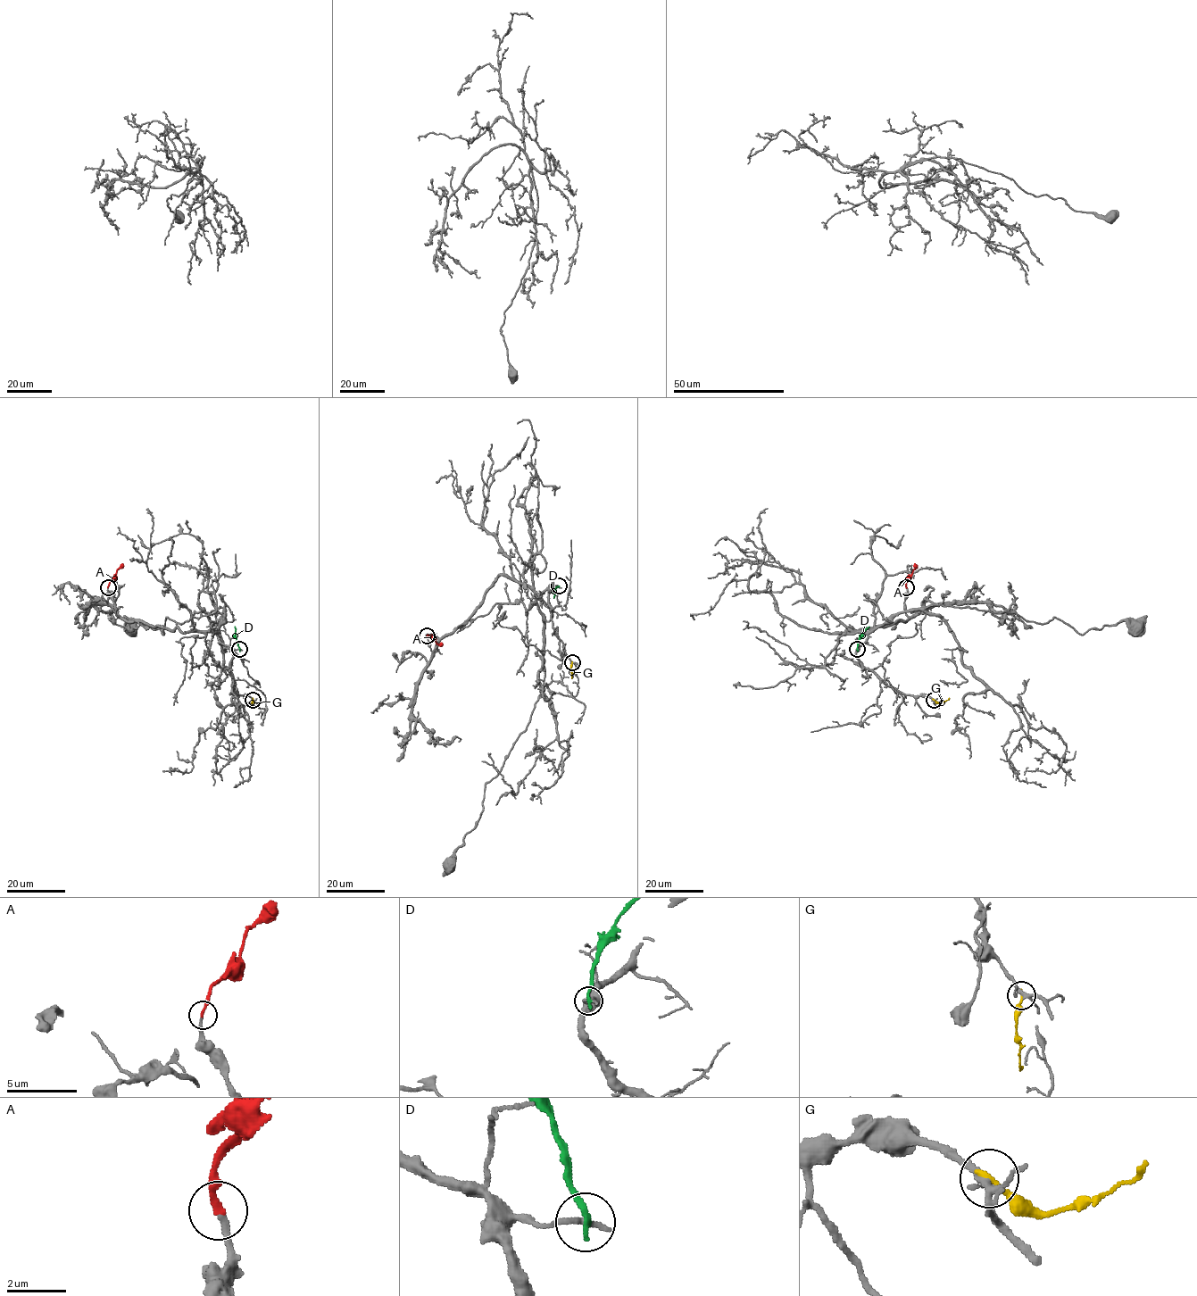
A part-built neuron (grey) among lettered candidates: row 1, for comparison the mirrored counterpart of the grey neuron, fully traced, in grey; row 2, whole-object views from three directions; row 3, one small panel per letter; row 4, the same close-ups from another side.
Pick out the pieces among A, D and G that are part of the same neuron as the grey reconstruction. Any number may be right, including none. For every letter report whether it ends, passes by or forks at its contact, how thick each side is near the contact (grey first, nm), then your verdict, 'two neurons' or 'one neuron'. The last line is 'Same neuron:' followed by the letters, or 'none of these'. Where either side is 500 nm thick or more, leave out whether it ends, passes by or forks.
A: it ends | 200/240 nm | one neuron
D: it ends | 220/240 nm | two neurons
G: it ends | 220/200 nm | two neurons
Same neuron: A

